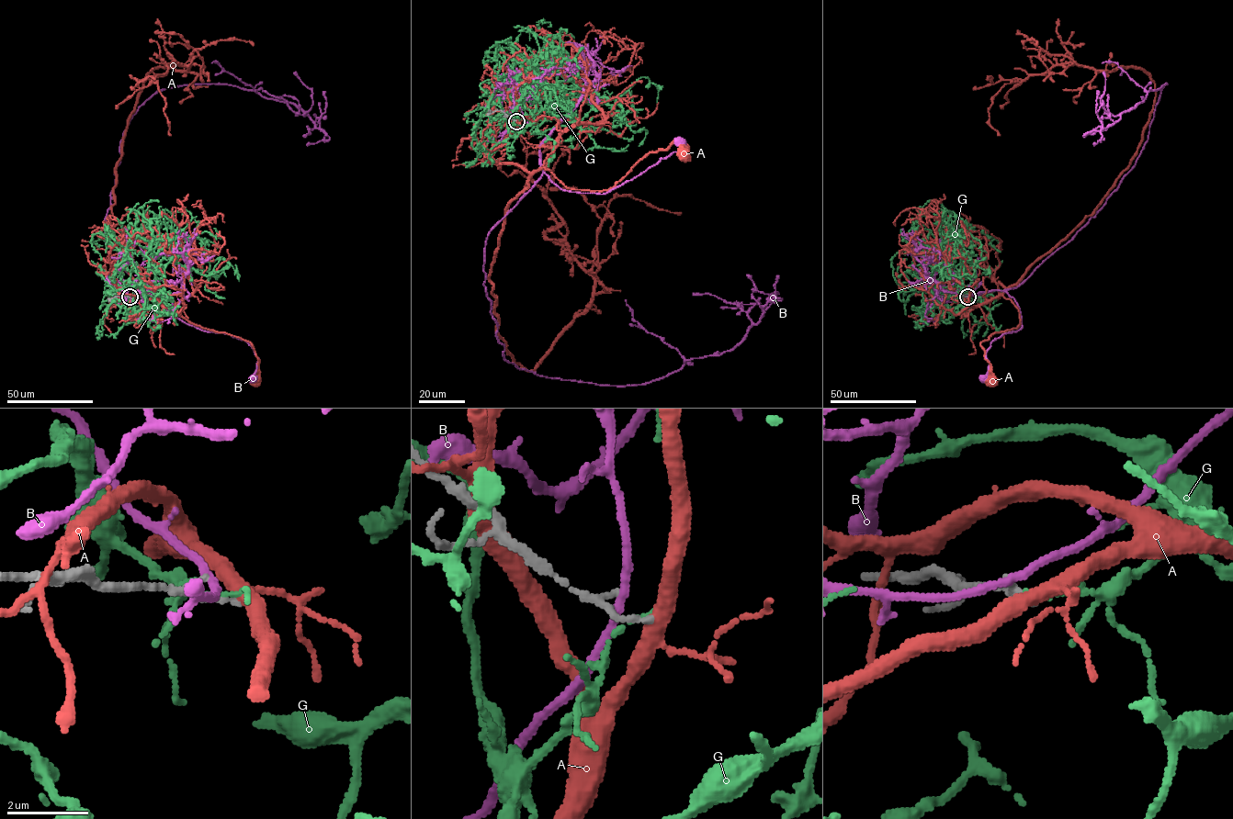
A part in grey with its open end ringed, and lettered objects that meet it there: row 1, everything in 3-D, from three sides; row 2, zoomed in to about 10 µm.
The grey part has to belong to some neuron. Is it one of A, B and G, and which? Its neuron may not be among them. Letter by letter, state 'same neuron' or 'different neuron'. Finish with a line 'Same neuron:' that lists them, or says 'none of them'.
A: different neuron
B: different neuron
G: different neuron
Same neuron: none of them

